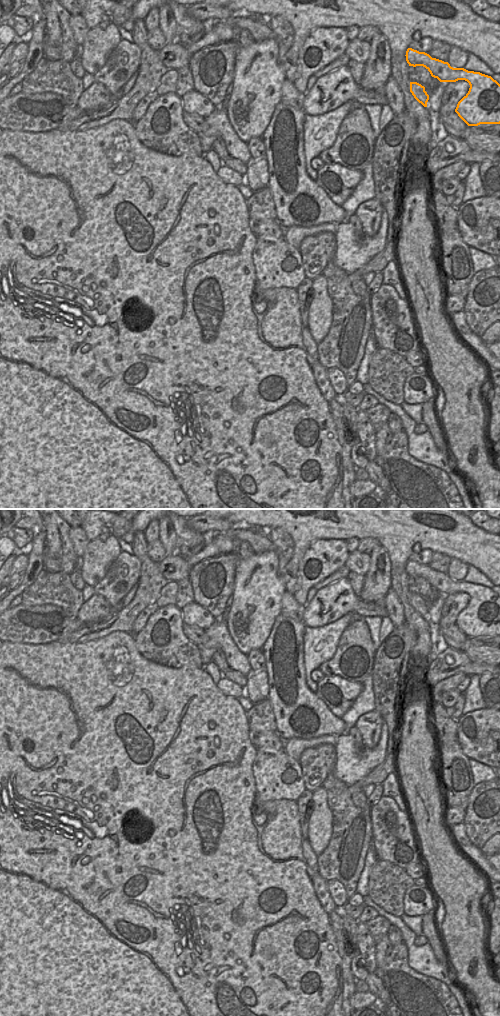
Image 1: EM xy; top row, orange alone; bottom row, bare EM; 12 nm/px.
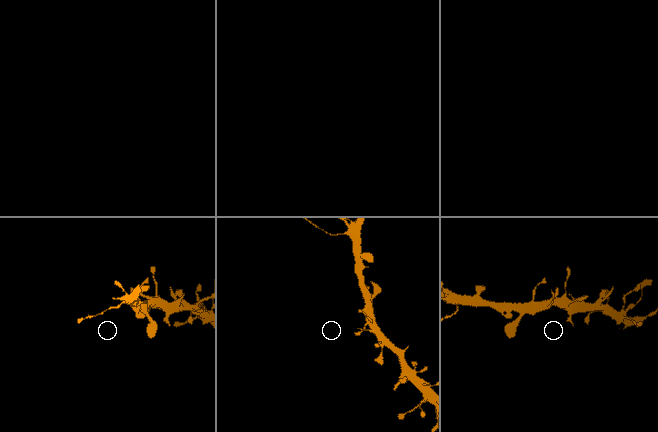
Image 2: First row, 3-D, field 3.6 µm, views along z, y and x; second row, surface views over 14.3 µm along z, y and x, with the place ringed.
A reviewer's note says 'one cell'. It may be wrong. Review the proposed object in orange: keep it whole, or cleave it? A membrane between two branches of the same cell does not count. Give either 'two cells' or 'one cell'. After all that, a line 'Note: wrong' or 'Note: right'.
one cell
Note: right

